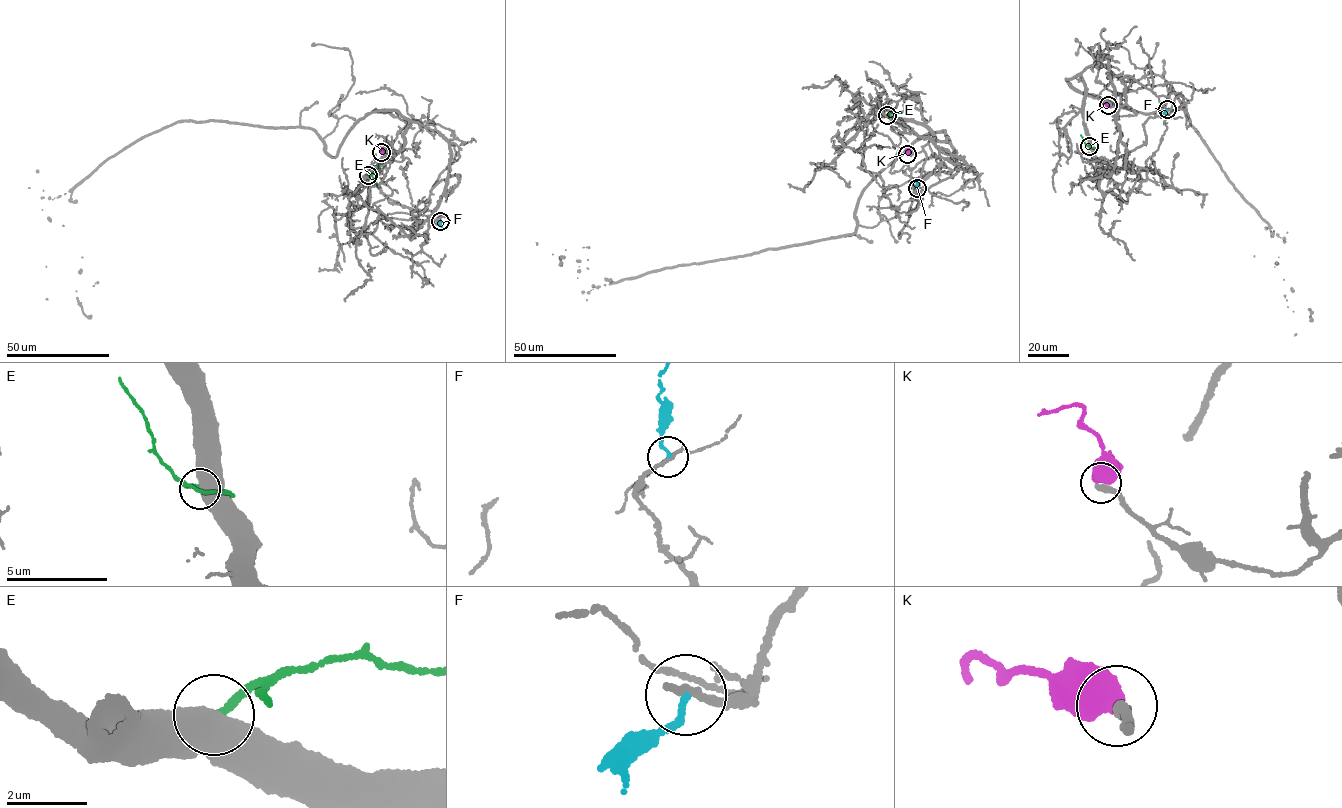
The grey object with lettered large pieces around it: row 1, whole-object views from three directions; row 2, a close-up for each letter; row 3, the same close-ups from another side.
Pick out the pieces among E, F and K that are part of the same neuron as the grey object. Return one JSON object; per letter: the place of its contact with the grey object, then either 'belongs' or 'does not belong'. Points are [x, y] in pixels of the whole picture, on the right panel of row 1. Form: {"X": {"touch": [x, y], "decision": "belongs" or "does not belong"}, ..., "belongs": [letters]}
{"E": {"touch": [1089, 146], "decision": "does not belong"}, "F": {"touch": [1167, 109], "decision": "does not belong"}, "K": {"touch": [1108, 105], "decision": "belongs"}, "belongs": ["K"]}

